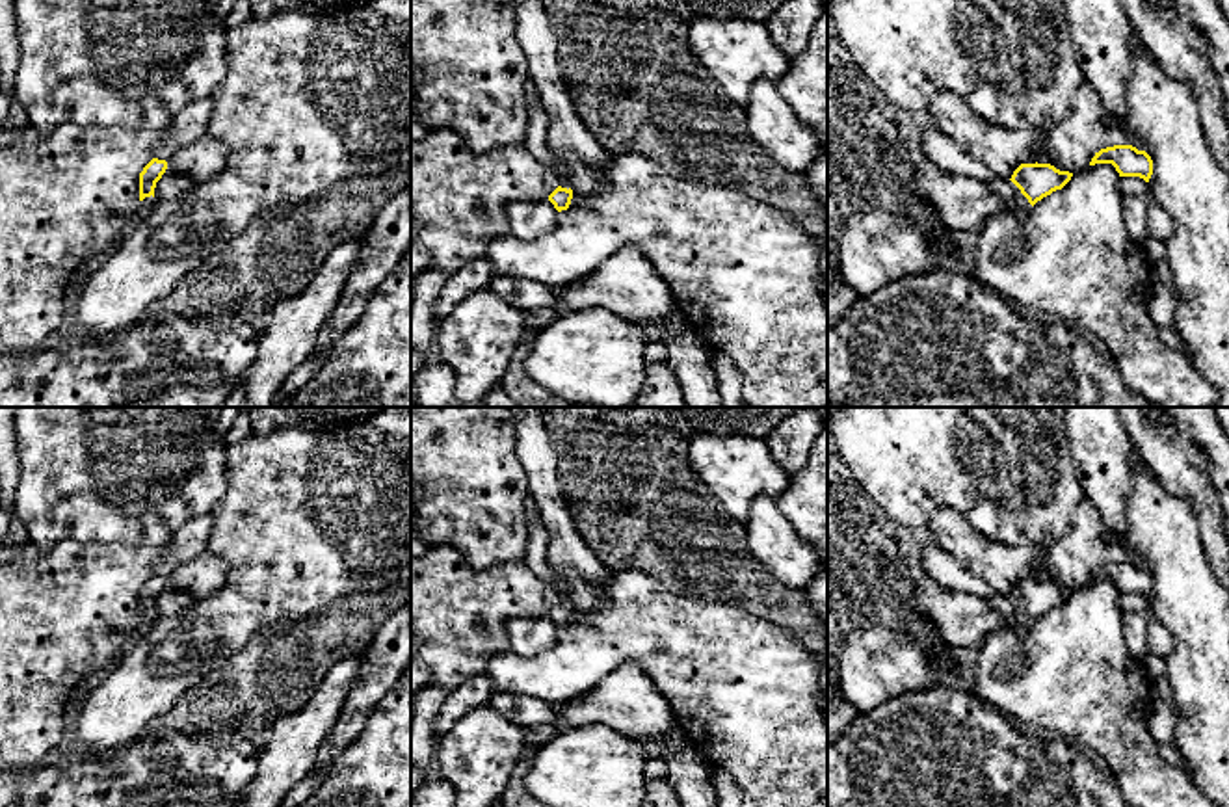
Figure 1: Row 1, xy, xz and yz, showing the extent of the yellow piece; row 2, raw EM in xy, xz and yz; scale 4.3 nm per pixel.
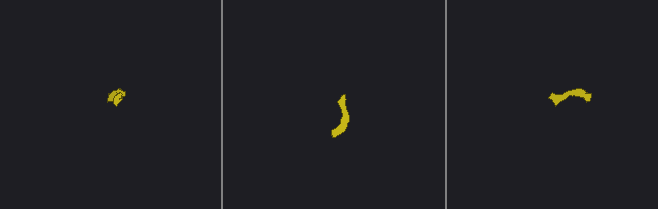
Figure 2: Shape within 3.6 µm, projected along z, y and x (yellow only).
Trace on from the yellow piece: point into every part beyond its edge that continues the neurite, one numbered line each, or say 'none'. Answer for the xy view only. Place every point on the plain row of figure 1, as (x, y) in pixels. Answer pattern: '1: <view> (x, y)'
1: xy (144, 625)

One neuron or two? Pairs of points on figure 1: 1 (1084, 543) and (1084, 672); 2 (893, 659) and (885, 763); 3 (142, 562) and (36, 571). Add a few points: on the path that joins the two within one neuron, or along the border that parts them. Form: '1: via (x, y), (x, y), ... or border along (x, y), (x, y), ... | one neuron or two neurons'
1: border along (1088, 581), (1073, 592) | two neurons
2: border along (932, 688), (904, 692), (858, 713) | two neurons
3: via (116, 568), (62, 568) | one neuron

